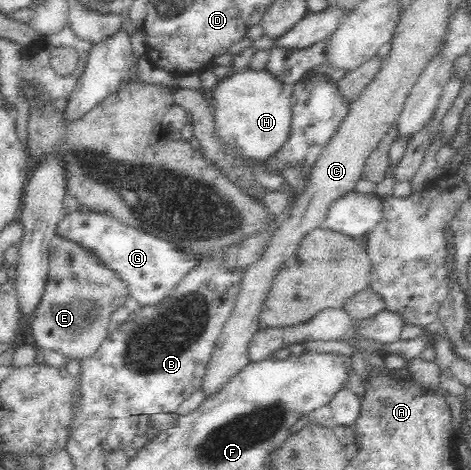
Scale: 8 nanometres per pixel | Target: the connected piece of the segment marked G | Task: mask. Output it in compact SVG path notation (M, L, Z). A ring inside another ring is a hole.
M96 210L86 212L68 212L56 224L56 237L74 242L74 245L82 246L94 255L104 268L112 270L122 282L127 285L129 294L132 295L140 306L156 304L166 296L186 274L198 266L198 258L192 255L186 255L178 251L177 246L162 240L162 238L150 234L142 229L136 229L125 226L122 221L108 214L99 214Z

